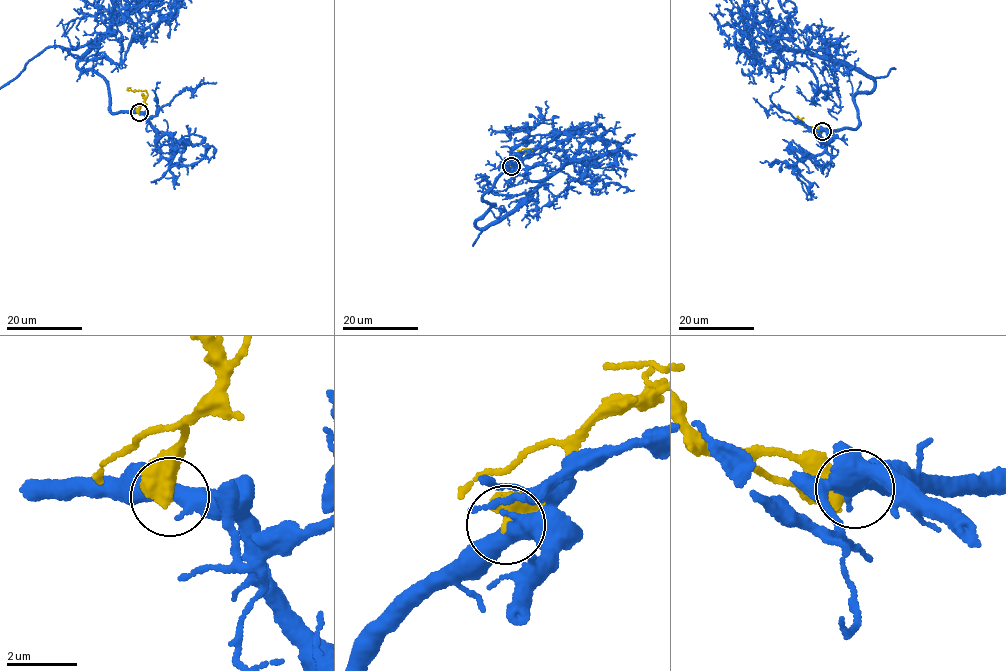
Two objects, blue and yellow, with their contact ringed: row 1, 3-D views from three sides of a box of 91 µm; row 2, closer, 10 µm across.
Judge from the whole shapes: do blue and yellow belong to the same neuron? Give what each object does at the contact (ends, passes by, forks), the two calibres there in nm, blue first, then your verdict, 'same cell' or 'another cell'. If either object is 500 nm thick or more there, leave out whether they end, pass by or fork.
calibres 460 and 550 nm; another cell

